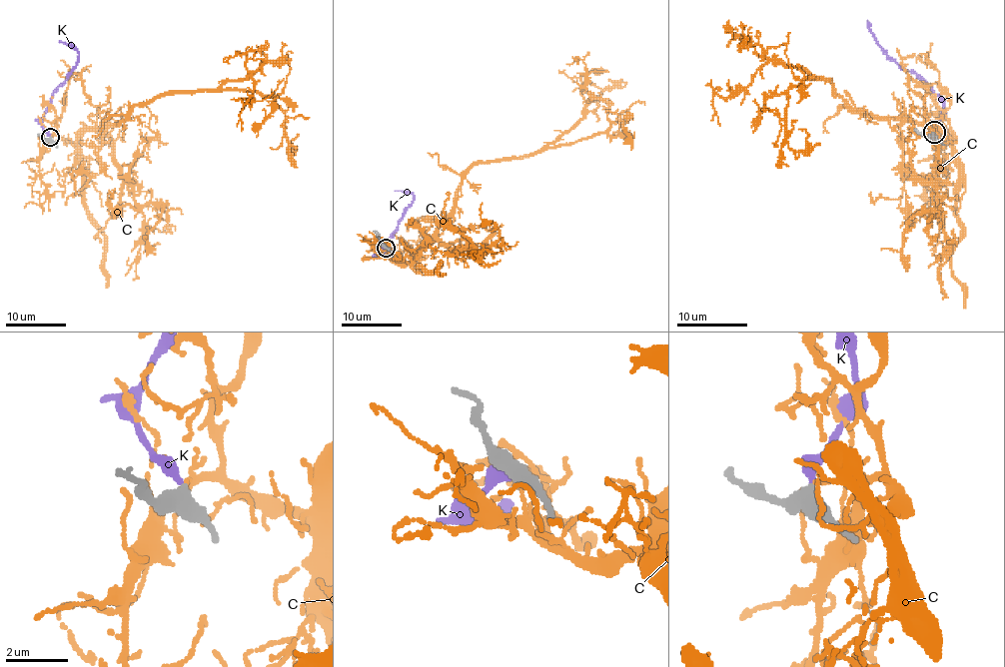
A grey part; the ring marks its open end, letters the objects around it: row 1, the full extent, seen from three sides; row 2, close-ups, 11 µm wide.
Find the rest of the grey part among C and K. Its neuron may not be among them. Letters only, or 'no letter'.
K

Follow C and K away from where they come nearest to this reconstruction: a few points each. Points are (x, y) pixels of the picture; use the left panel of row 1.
C: (51, 137), (71, 142), (113, 126), (142, 102), (213, 90), (274, 99), (288, 154), (299, 134)
K: (50, 137), (41, 123), (44, 111), (78, 57), (75, 50), (59, 40)

